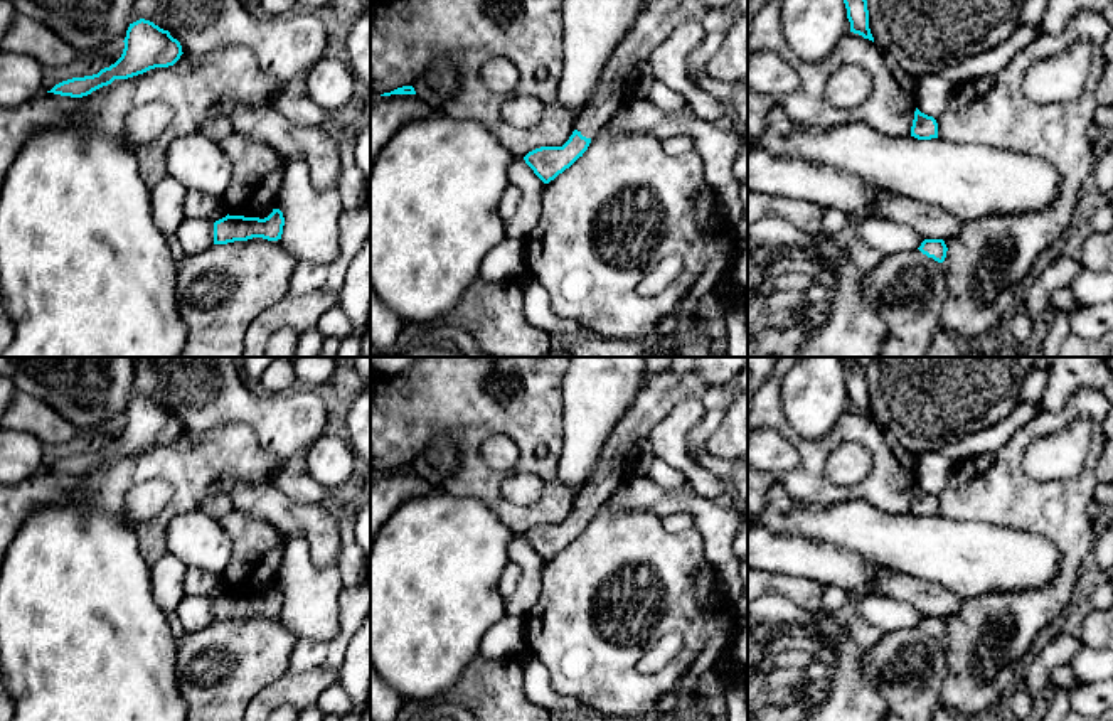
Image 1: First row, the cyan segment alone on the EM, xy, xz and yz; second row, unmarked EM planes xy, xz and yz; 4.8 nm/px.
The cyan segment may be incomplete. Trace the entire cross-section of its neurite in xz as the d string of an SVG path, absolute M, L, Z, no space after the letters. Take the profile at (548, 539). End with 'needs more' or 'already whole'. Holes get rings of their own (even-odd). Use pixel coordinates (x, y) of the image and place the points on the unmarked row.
M672 357L672 364L660 374L648 376L645 387L638 393L633 406L616 423L610 438L606 440L598 465L576 497L574 509L562 524L541 524L529 529L524 537L534 547L534 551L549 561L566 546L569 546L588 527L591 517L598 509L608 502L611 494L625 482L623 460L630 446L642 436L648 436L650 431L672 411L675 404L684 399L700 398L707 384L697 376L694 357Z; needs more

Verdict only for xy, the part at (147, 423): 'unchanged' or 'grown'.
unchanged

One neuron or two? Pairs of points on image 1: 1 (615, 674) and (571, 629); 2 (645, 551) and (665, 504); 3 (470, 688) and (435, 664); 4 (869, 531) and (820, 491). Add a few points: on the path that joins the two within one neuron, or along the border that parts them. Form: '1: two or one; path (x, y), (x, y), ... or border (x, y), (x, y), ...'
1: one; path (603, 662), (583, 640)
2: two; border (622, 507), (649, 509), (662, 518)
3: two; border (479, 656), (452, 686), (428, 699)
4: two; border (797, 504), (864, 501), (876, 509)

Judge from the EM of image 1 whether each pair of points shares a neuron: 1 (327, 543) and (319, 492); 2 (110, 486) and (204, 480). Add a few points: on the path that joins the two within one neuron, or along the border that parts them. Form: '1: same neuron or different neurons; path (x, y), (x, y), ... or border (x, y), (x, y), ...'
1: different neurons; border (282, 491), (300, 502), (320, 502)
2: same neuron; path (133, 469), (181, 469)

